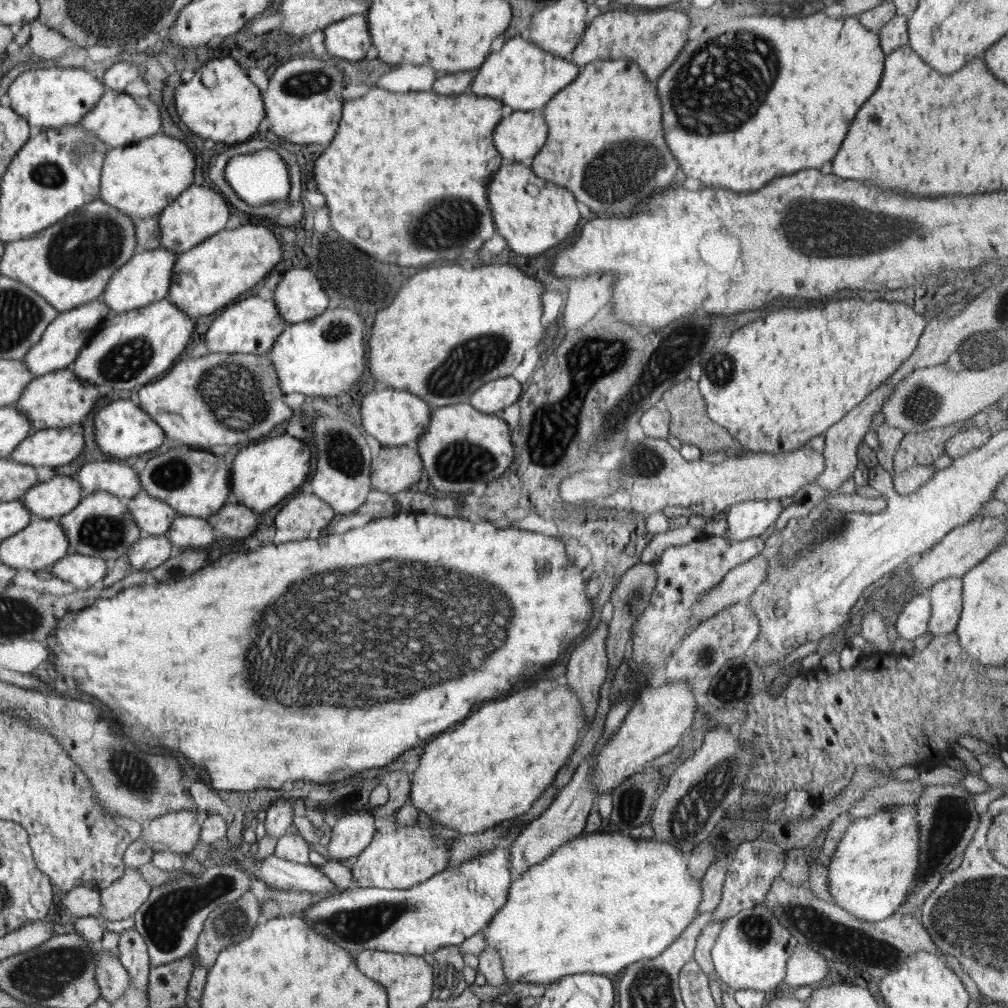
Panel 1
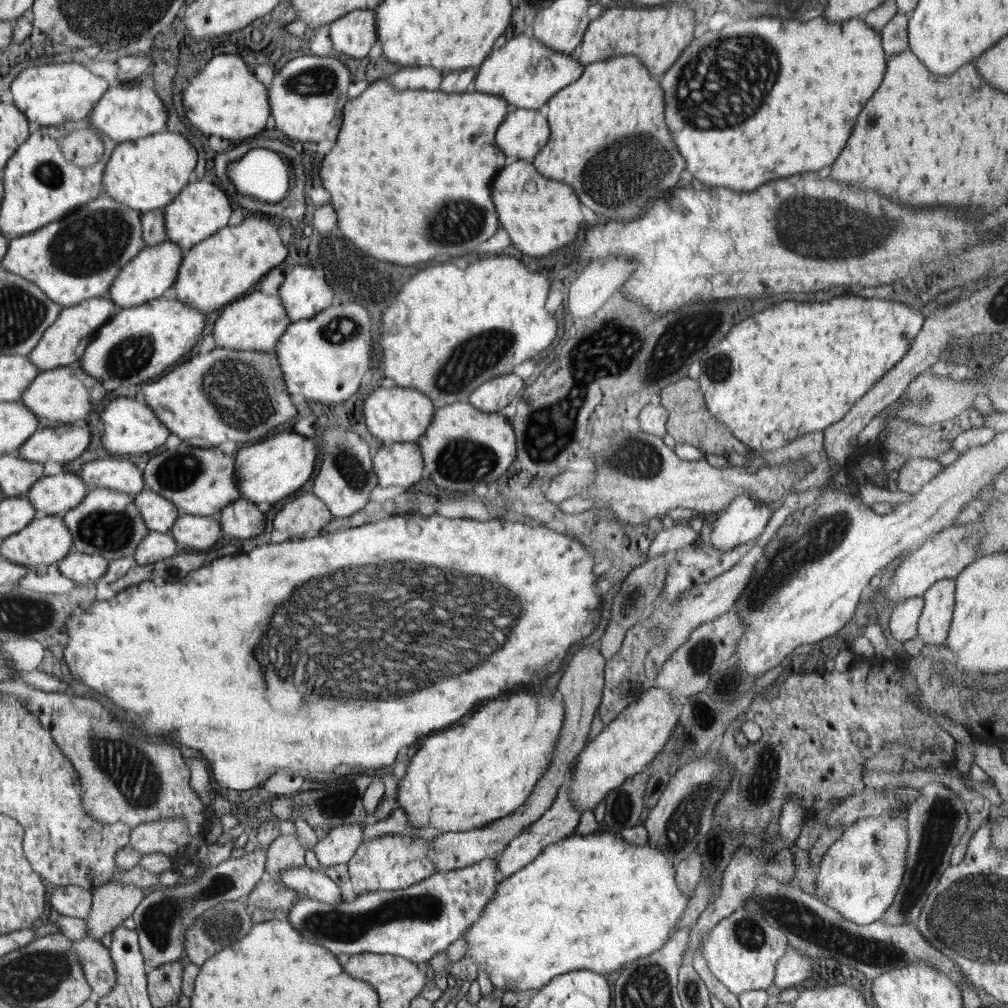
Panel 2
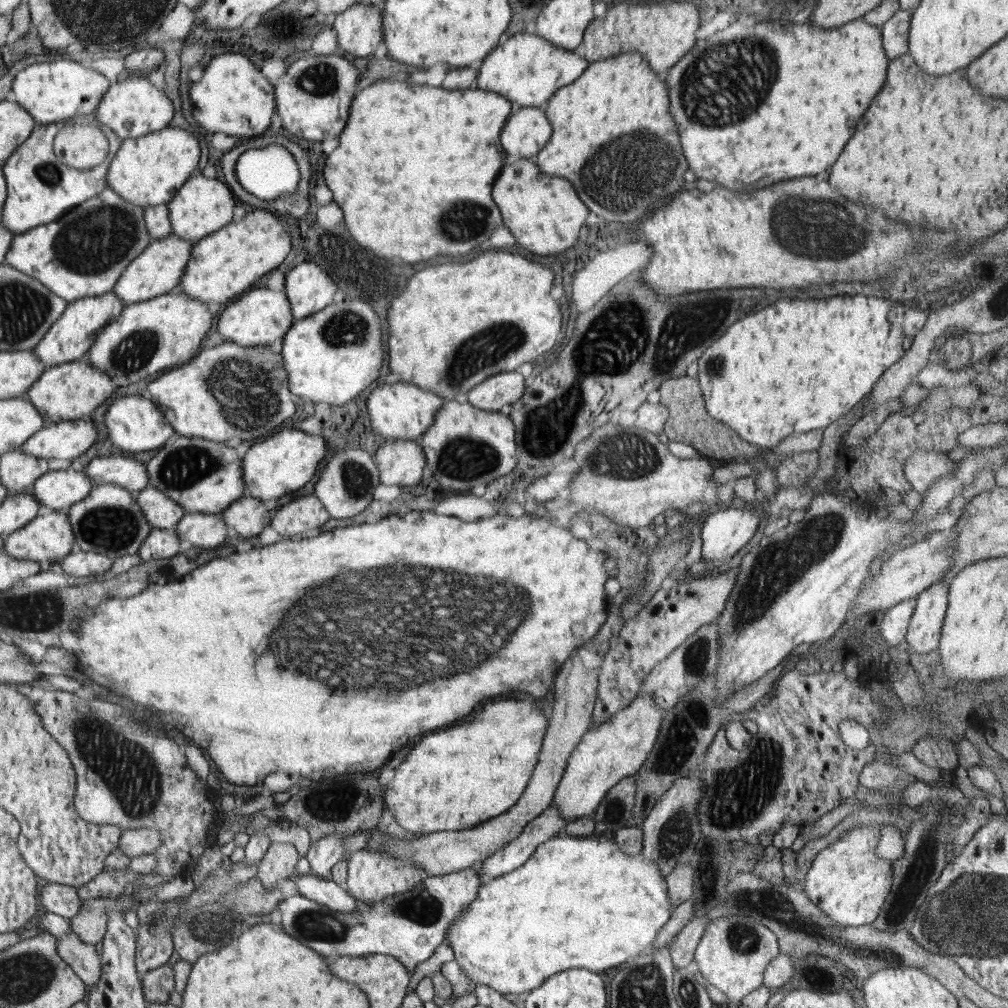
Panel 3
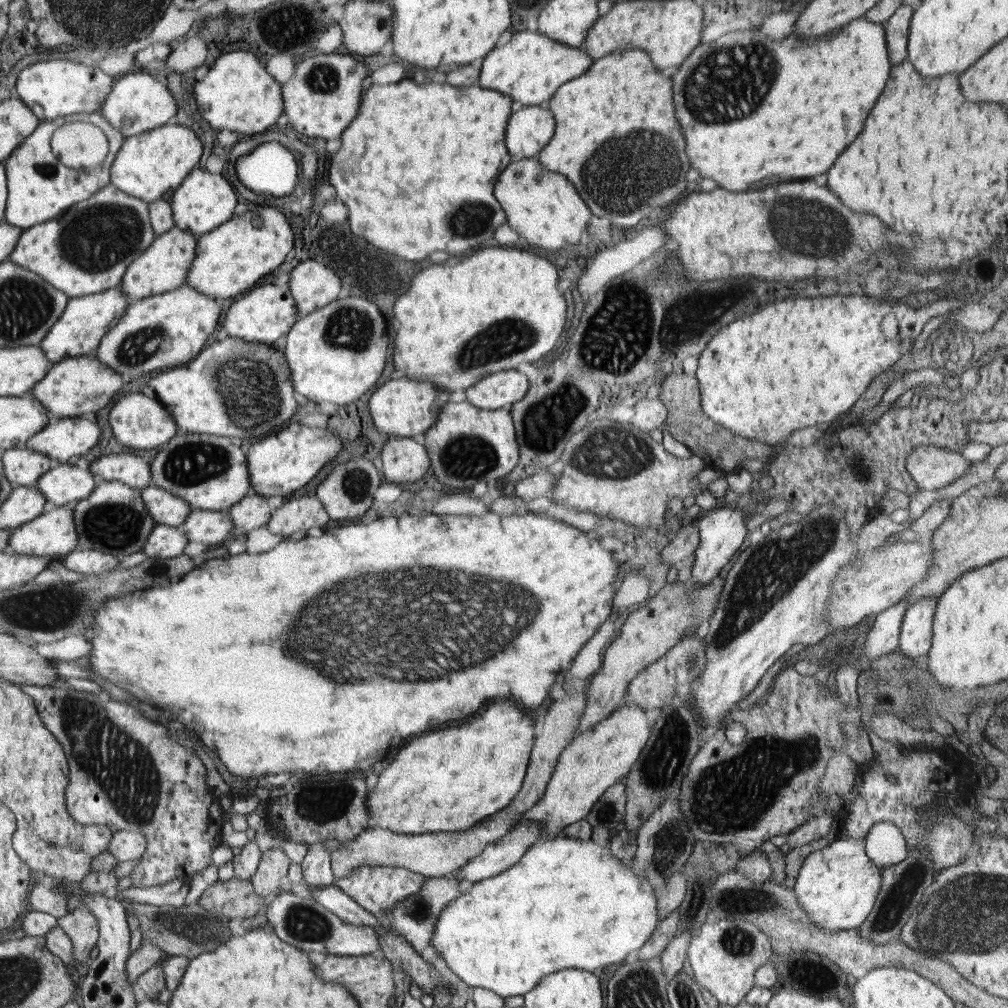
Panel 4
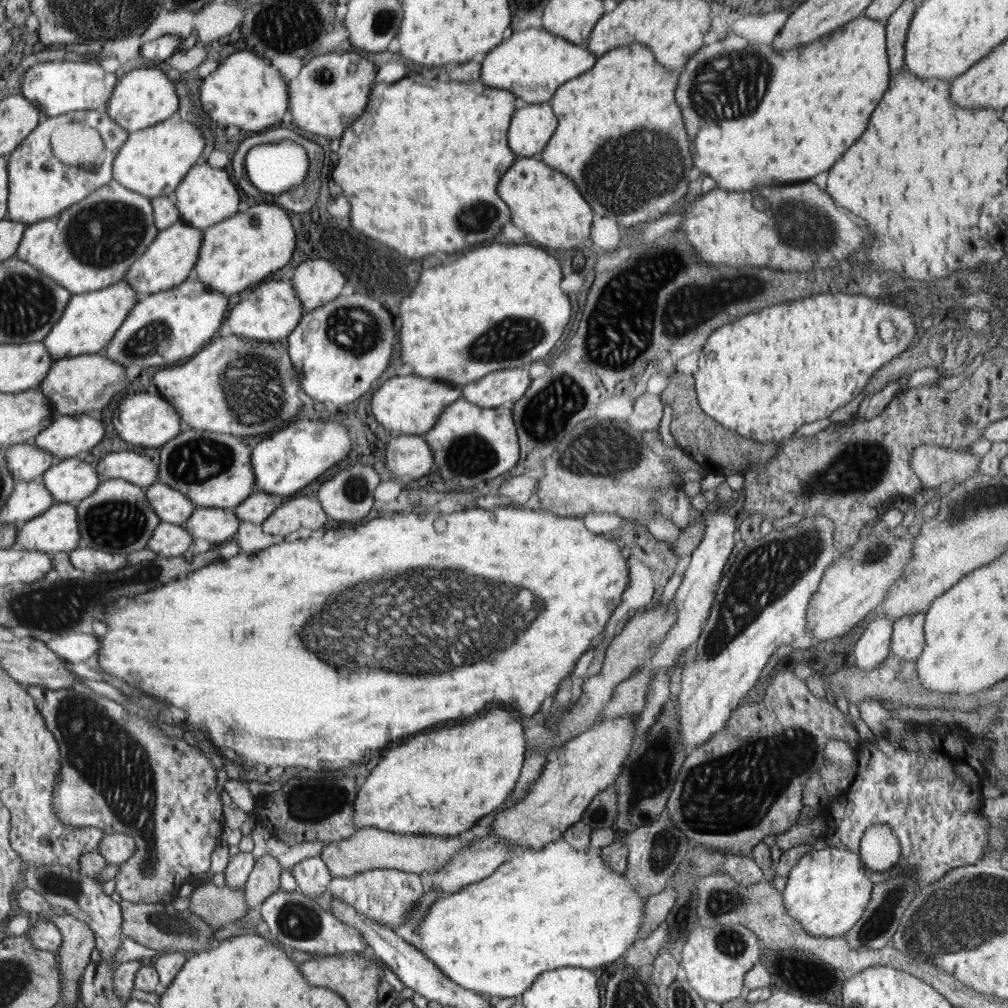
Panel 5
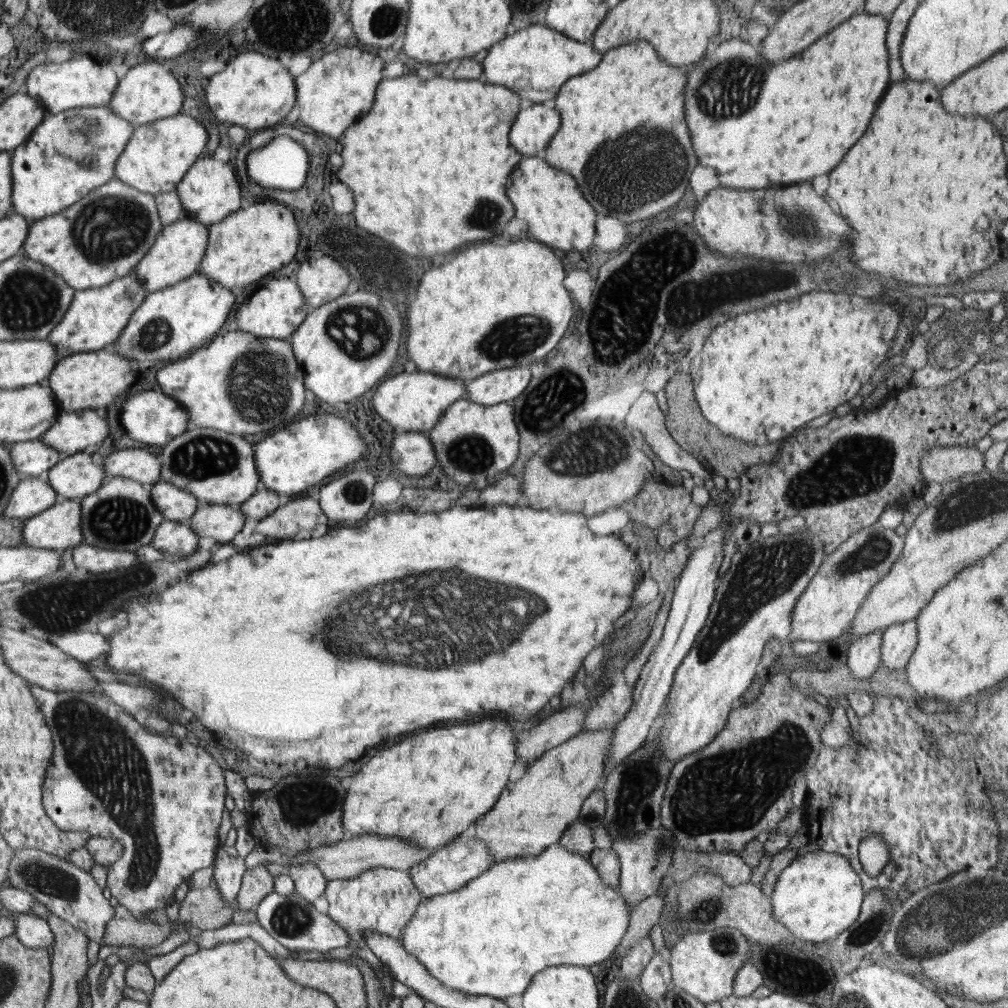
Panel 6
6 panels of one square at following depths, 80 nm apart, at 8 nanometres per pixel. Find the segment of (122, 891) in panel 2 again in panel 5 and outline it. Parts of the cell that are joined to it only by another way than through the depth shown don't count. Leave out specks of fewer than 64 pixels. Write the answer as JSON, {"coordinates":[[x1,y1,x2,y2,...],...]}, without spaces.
{"coordinates":[[52,915,63,938,57,961,61,973,62,994,58,1005,72,1006,80,996,80,978,91,963,96,936,86,921,72,915]]}

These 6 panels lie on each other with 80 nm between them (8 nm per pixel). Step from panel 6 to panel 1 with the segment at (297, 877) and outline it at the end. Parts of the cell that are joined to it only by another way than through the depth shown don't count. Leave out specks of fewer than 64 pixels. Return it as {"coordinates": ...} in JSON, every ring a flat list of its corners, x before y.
{"coordinates":[[366,809,360,810,356,814,339,818,332,825,330,843,326,848,320,848,320,851,328,860,336,860,340,863,342,860,353,860,372,842,372,837,376,832,376,824,374,823,373,814,370,811,366,811]]}

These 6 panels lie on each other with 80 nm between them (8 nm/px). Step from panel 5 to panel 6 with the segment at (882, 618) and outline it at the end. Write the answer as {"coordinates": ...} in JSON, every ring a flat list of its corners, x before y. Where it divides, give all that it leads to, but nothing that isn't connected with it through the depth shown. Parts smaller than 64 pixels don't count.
{"coordinates":[[875,630,858,637,848,649,847,665,853,678,866,682,881,664,881,644,884,630]]}

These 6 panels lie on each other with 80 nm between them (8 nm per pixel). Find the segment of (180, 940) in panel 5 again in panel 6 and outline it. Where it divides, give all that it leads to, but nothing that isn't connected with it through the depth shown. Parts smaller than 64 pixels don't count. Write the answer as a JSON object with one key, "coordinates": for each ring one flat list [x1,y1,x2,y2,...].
{"coordinates":[[118,905,115,908,115,918,107,924,107,930,105,931,105,938,103,942,100,942,101,946,135,946,140,949,149,949,158,944,162,944,166,940,167,936,172,934,173,930,187,930,191,937,198,936,201,933,200,929,196,927,188,927,180,921,172,922,166,916,166,908,158,909,149,912,141,921,137,921,135,916,125,908,125,906]]}

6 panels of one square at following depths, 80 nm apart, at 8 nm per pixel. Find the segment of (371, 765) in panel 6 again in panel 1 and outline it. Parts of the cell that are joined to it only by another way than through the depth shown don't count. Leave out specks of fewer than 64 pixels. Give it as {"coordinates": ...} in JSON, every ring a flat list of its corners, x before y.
{"coordinates":[[556,679,540,680,500,702,492,700,466,718,460,728,442,732,424,747,422,762,411,780,409,798,412,806,427,814,434,826,438,822,438,826,452,828,461,834,484,832,528,813,577,748,578,737,587,731,585,719,584,708,574,691,568,690,566,684,558,684]]}

